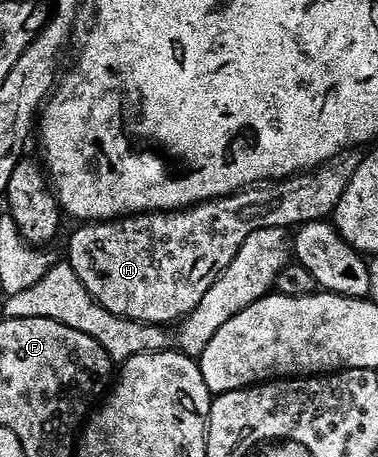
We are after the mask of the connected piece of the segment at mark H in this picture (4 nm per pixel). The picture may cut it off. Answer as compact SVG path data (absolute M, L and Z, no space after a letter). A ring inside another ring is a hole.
M347 150L333 156L309 172L300 172L277 182L259 182L249 188L241 188L239 192L217 196L215 200L202 200L189 208L175 208L172 212L136 212L113 220L79 223L66 244L65 259L72 270L76 270L76 278L80 278L84 290L88 290L104 310L117 316L127 316L129 320L139 320L141 324L173 325L196 310L196 302L204 298L208 286L212 286L228 262L236 258L236 250L244 246L244 238L248 238L248 234L258 228L290 230L299 224L327 219L336 202L340 202L340 194L344 194L356 170L360 156L354 152L357 151Z

